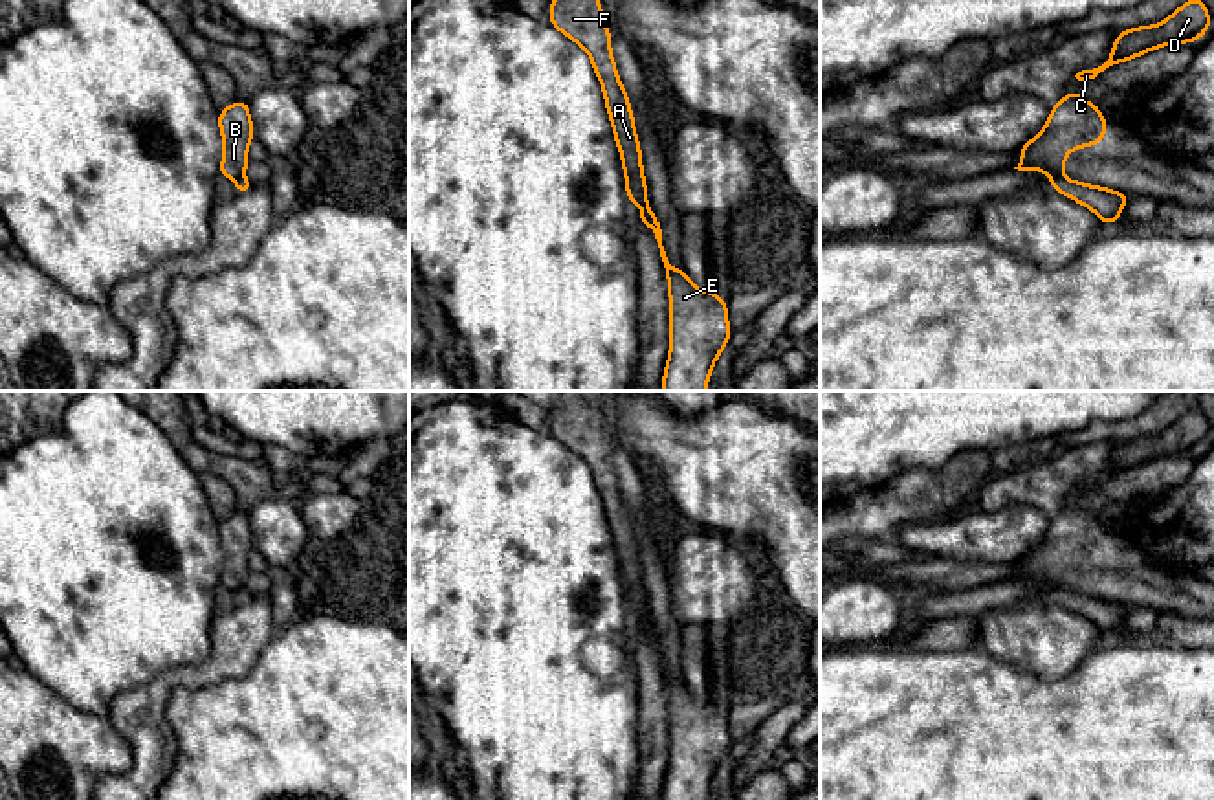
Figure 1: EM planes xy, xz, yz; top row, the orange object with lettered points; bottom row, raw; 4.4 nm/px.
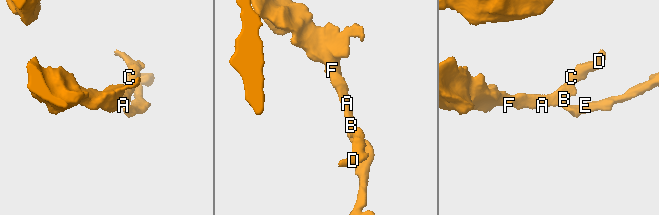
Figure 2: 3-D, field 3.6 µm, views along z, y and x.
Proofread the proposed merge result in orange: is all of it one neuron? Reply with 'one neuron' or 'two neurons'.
two neurons

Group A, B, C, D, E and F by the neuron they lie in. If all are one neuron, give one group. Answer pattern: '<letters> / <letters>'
A B C D F / E

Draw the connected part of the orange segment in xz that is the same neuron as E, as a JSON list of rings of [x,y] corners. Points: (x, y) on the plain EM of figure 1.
[[[655,626],[649,628],[649,637],[666,679],[671,719],[662,800],[706,800],[712,780],[732,747],[726,712],[710,699],[699,701],[684,681],[671,677]]]

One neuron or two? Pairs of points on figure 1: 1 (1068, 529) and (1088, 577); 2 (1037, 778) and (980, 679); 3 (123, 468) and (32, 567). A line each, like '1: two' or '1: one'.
1: one
2: one
3: one

